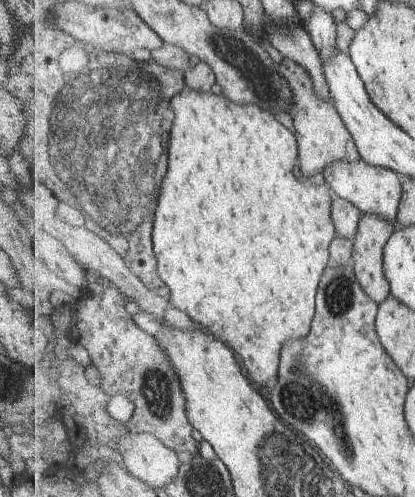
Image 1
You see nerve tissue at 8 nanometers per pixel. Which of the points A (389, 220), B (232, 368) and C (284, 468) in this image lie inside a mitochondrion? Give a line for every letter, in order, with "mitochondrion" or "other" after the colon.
A: other
B: other
C: mitochondrion

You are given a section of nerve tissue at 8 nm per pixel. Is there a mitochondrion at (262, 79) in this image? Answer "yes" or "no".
yes

